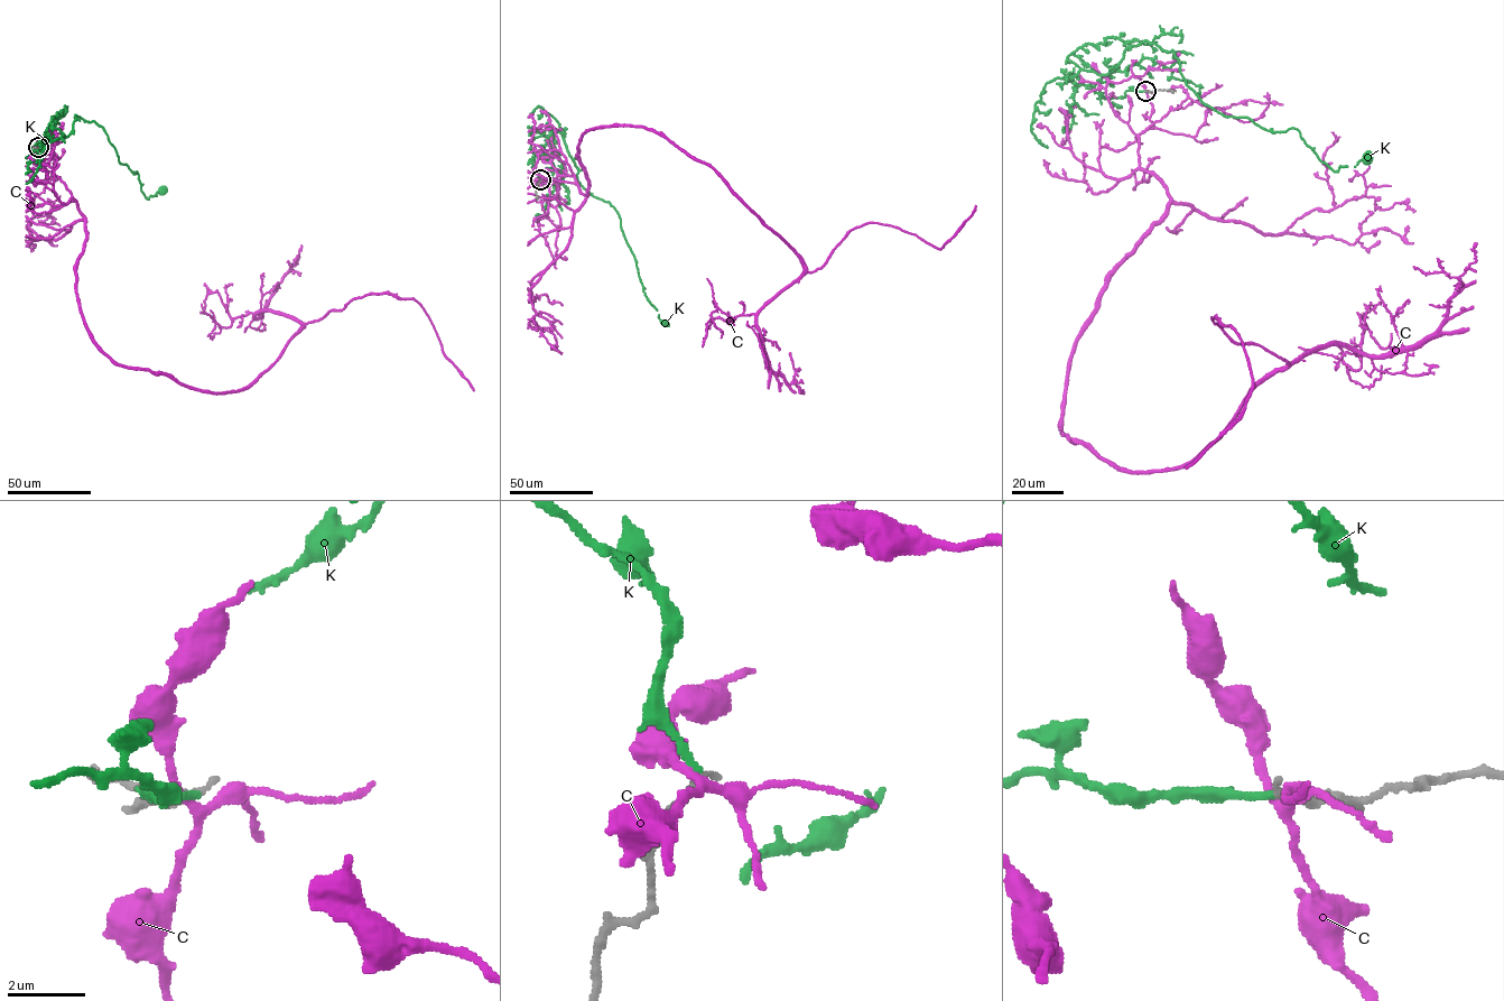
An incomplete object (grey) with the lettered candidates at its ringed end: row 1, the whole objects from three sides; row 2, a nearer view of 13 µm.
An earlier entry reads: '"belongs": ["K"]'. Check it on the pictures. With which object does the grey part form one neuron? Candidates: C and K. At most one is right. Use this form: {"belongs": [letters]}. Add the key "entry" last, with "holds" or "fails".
{"belongs": ["K"], "entry": "holds"}

